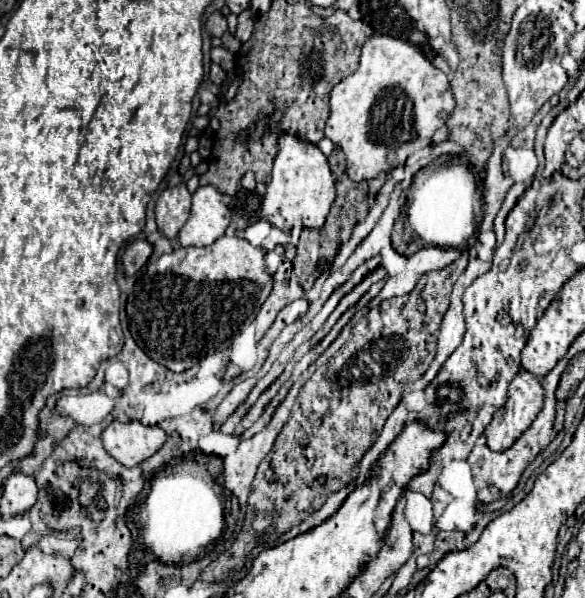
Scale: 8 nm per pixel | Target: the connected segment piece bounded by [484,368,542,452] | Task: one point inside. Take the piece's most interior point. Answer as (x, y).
(524, 402)

